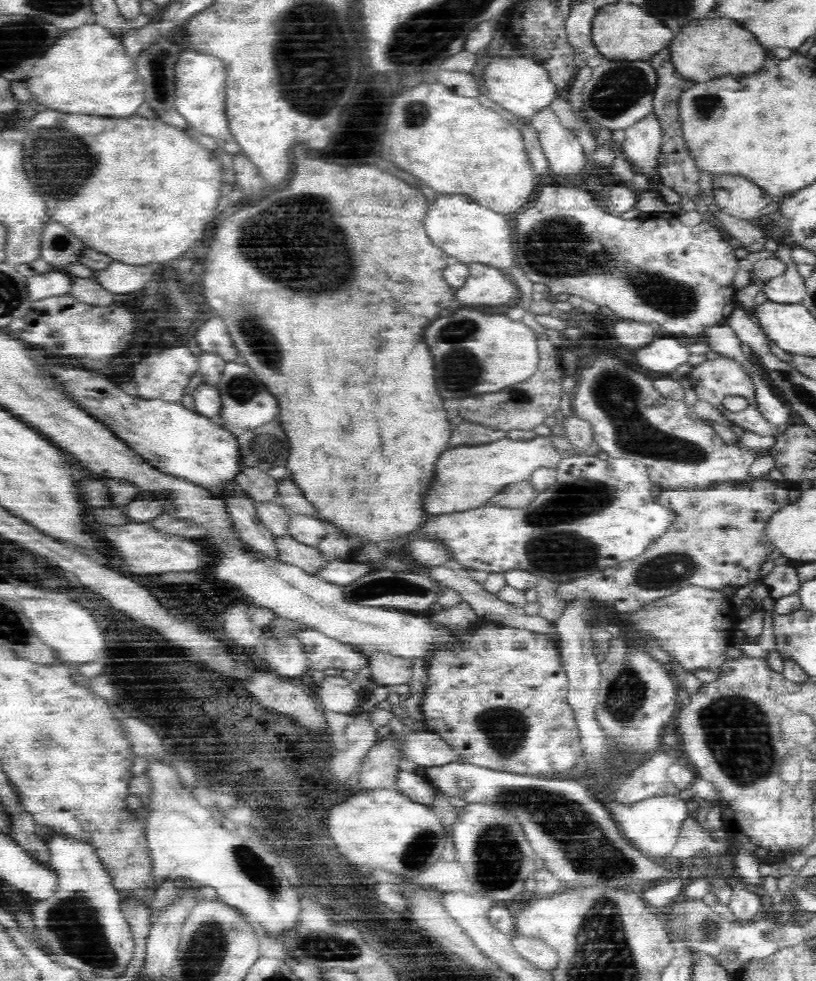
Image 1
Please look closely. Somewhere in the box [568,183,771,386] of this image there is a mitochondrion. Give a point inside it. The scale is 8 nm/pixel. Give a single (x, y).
(674, 299)

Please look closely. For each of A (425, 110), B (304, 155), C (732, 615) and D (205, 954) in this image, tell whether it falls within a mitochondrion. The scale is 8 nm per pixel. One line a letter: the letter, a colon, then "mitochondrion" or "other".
A: mitochondrion
B: other
C: other
D: mitochondrion

